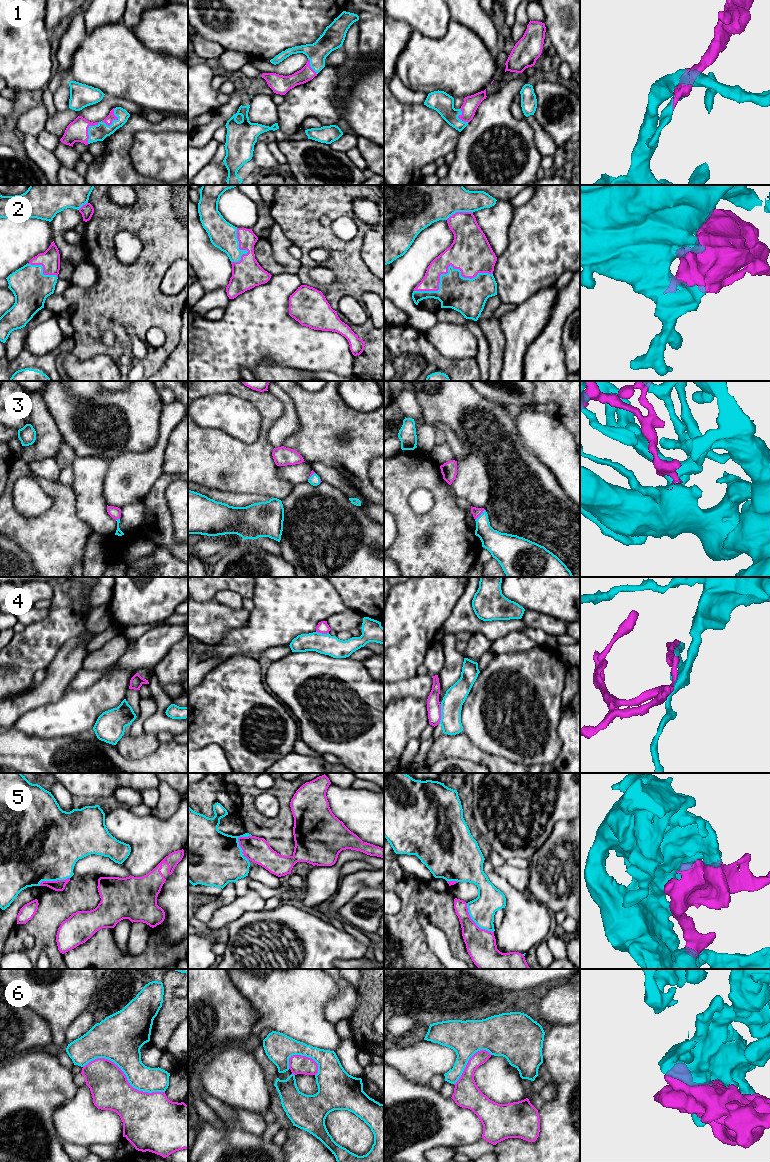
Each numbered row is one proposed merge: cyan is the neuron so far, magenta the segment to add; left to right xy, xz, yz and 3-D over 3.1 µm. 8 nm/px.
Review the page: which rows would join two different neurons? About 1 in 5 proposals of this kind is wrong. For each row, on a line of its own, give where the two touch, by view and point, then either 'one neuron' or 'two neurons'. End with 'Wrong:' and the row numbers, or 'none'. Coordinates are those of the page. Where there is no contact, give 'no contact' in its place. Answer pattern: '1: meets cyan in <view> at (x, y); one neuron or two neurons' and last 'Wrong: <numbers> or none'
1: meets cyan in xy at (116, 116); one neuron
2: meets cyan in yz at (448, 269); one neuron
3: meets cyan in yz at (480, 515); one neuron
4: meets cyan in yz at (441, 713); two neurons
5: meets cyan in yz at (474, 921); one neuron
6: meets cyan in xy at (125, 1074); one neuron
Wrong: 4

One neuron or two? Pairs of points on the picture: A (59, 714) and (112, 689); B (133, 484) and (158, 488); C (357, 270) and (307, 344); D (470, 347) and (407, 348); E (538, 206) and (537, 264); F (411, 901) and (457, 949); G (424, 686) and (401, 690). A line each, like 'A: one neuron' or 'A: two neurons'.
A: one neuron
B: two neurons
C: two neurons
D: two neurons
E: one neuron
F: one neuron
G: one neuron

